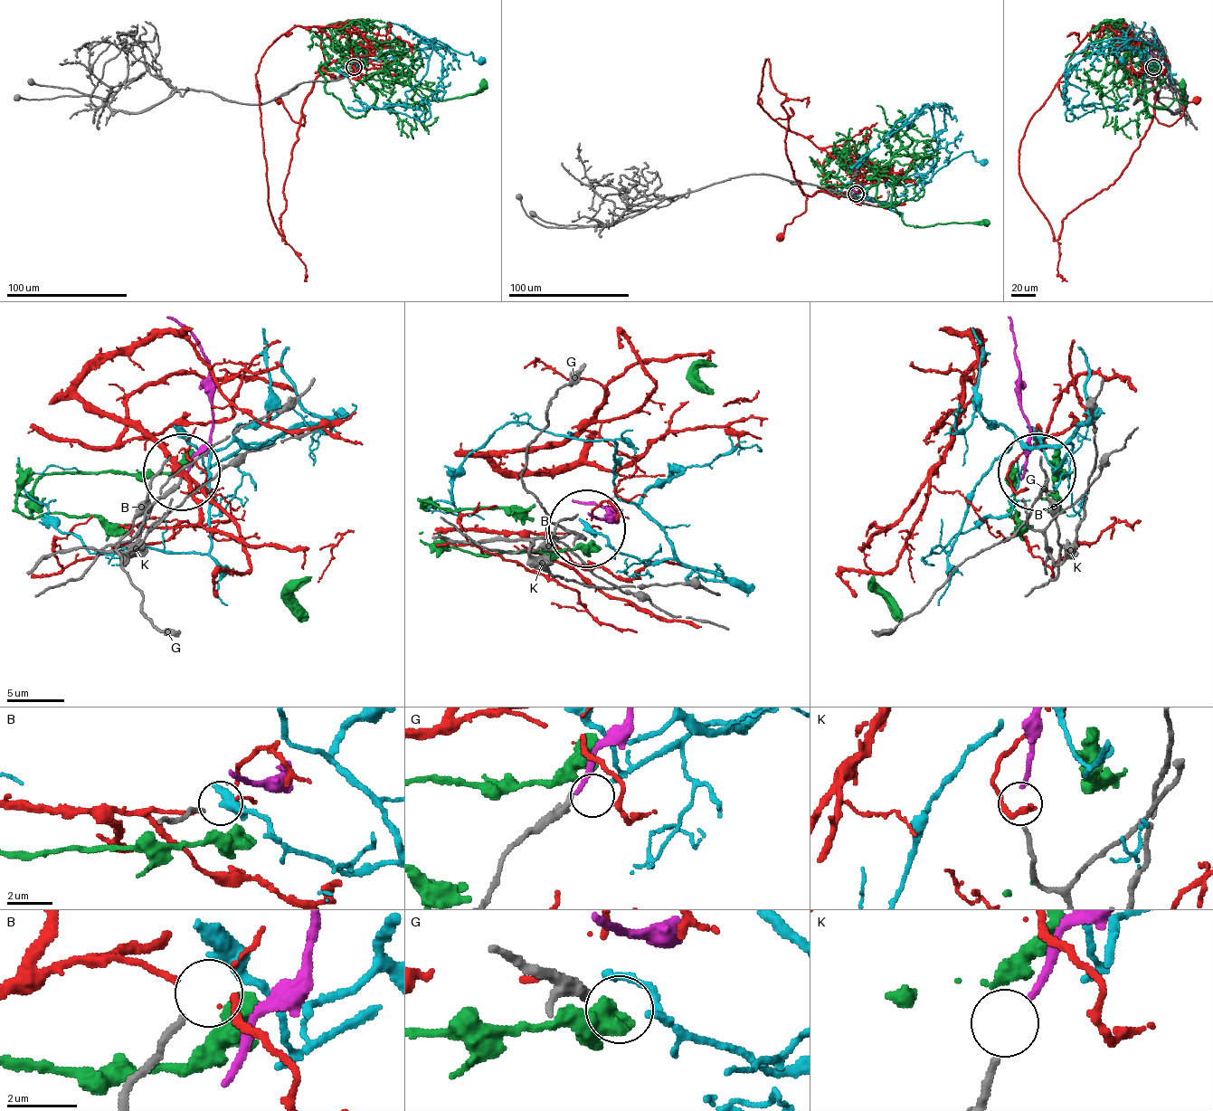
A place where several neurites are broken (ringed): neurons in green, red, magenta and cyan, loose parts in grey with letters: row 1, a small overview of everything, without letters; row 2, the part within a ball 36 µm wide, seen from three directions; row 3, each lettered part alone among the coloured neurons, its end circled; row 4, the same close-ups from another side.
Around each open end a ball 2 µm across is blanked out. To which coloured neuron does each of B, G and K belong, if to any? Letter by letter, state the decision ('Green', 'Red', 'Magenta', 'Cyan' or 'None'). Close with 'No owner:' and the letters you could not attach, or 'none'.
B: None
G: Cyan
K: Magenta
No owner: B

